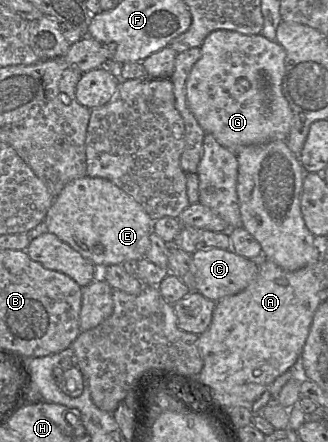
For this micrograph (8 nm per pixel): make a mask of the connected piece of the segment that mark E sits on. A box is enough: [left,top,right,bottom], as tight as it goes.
[44,175,154,269]

